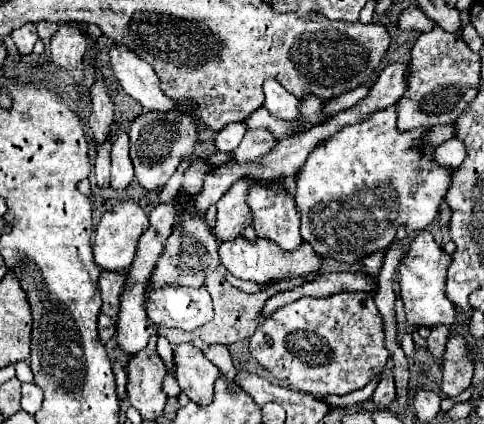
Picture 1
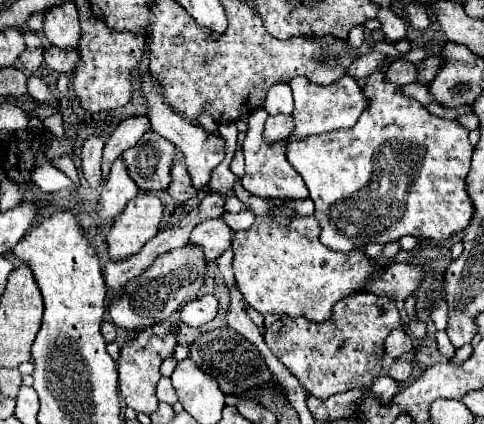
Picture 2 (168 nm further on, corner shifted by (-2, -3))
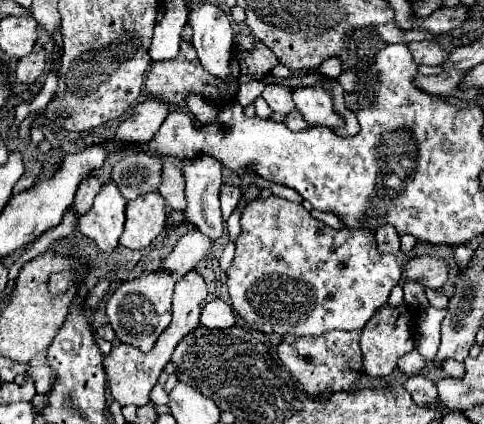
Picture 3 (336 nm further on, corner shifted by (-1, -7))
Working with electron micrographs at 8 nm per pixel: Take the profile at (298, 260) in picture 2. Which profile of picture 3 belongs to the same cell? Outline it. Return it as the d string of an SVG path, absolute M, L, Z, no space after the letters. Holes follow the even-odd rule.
M281 197L251 201L241 217L241 235L235 241L235 259L227 271L229 297L245 323L261 333L323 335L335 329L363 329L375 311L387 303L391 289L401 279L395 255L377 253L373 231L333 229L315 219L303 205Z

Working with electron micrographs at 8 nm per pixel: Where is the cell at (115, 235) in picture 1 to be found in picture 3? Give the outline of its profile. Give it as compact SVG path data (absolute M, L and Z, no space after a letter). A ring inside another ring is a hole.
M145 193L127 203L125 231L119 243L127 249L143 249L165 229L165 201L159 193Z

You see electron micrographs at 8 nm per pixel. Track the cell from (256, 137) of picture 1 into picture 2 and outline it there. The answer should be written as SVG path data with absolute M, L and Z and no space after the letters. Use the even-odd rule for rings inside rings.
M270 115L266 119L264 137L268 143L276 143L280 139L286 139L294 131L294 117L292 115Z

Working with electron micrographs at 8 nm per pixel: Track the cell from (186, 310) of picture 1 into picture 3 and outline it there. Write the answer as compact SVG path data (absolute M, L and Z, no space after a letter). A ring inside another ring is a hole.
M211 299L201 309L201 323L205 327L213 327L213 329L231 327L231 325L235 325L233 309L225 301L221 301L221 299Z

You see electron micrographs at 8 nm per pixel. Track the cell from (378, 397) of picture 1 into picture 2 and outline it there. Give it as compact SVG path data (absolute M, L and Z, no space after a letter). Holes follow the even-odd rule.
M404 359L394 361L394 365L390 367L390 373L388 375L392 379L396 379L398 383L408 383L408 379L412 375L412 361L404 361Z

